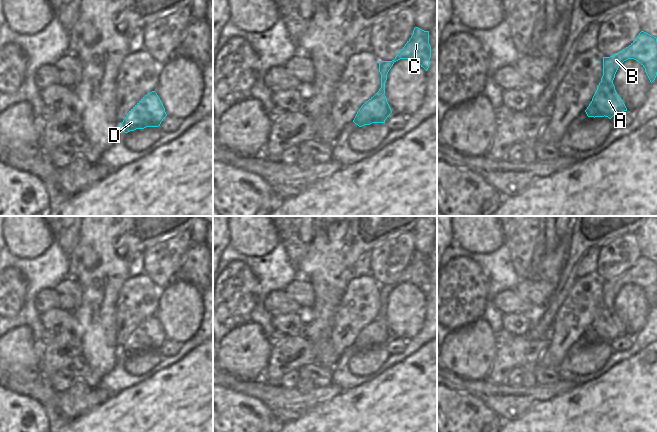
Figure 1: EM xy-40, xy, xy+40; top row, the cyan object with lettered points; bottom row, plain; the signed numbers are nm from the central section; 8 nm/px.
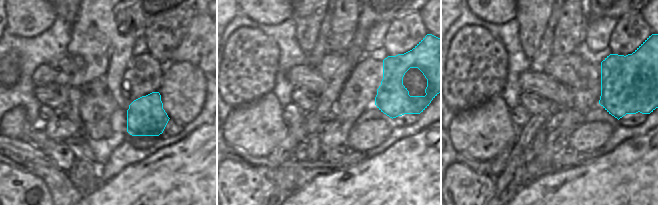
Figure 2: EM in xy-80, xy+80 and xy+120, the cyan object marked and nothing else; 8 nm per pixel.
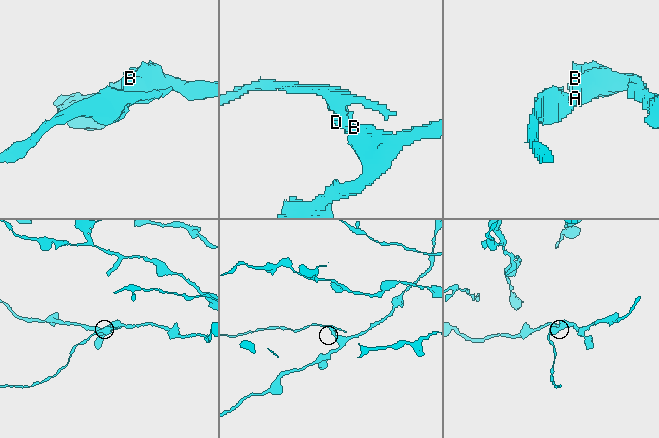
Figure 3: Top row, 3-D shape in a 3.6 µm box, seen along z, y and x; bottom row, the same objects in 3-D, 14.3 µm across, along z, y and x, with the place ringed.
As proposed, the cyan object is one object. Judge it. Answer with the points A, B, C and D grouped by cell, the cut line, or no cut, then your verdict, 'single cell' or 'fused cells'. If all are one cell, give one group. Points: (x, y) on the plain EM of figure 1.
groups A B C / D; cut xy+40 (591, 325), (592, 329), (603, 340); fused cells

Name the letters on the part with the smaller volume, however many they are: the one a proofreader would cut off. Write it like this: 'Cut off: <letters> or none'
Cut off: D

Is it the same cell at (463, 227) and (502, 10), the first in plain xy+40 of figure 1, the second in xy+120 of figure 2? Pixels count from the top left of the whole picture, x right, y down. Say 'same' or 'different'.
same

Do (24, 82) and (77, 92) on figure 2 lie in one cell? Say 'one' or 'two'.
two

